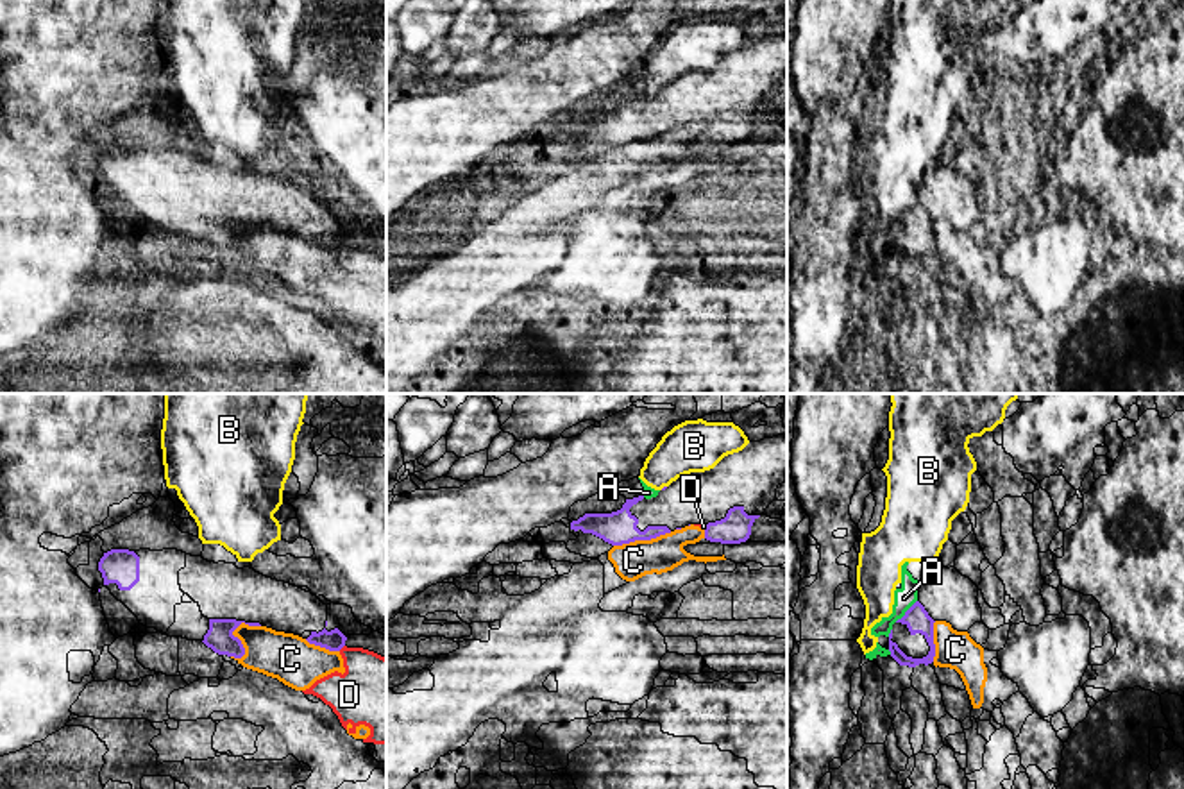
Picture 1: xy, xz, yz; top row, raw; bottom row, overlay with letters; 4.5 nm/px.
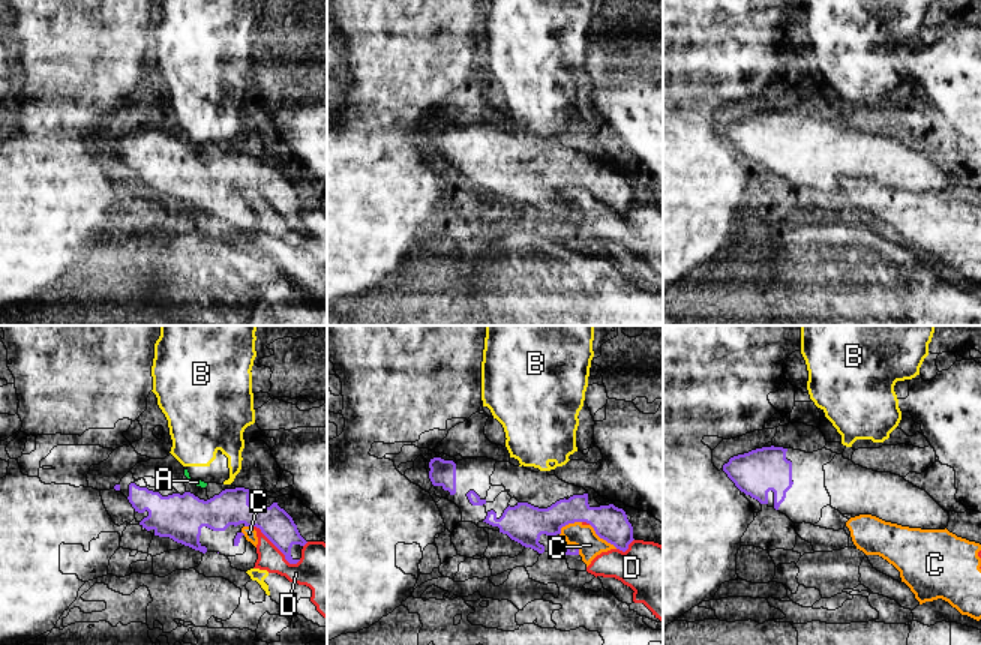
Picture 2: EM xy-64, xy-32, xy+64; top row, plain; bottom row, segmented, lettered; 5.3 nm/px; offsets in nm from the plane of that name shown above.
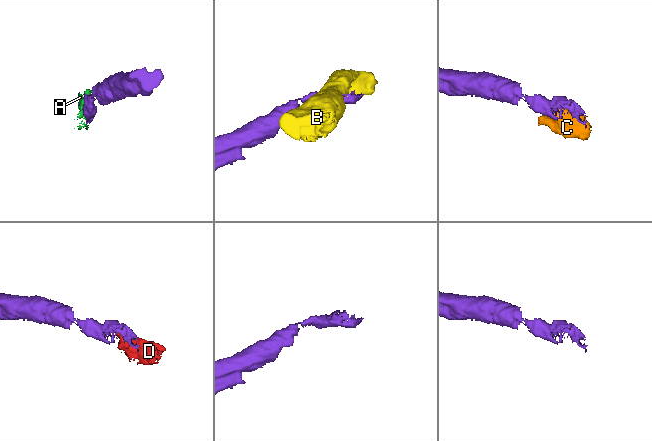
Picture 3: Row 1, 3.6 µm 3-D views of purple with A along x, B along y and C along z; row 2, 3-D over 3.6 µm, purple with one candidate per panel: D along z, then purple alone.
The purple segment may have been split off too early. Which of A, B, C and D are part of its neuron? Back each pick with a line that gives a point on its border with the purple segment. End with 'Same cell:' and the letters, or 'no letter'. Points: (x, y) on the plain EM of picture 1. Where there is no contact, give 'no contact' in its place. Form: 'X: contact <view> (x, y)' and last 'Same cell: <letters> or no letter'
Same cell: no letter

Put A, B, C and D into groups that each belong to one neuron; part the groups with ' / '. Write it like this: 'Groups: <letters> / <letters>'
Groups: A B / C D

